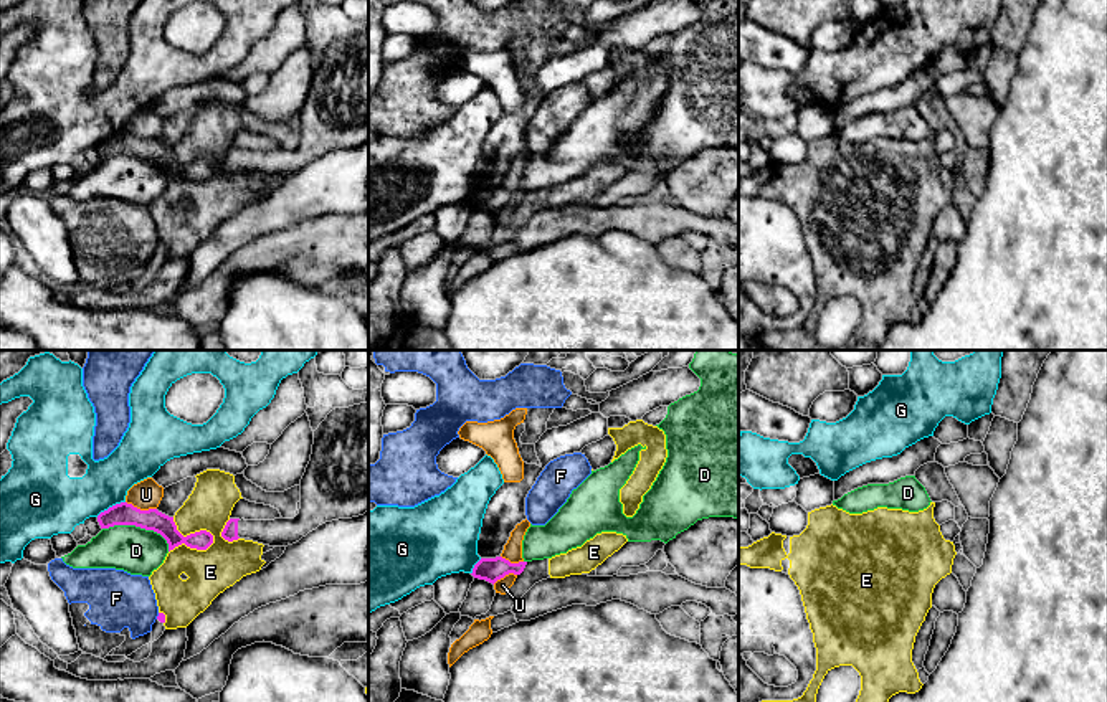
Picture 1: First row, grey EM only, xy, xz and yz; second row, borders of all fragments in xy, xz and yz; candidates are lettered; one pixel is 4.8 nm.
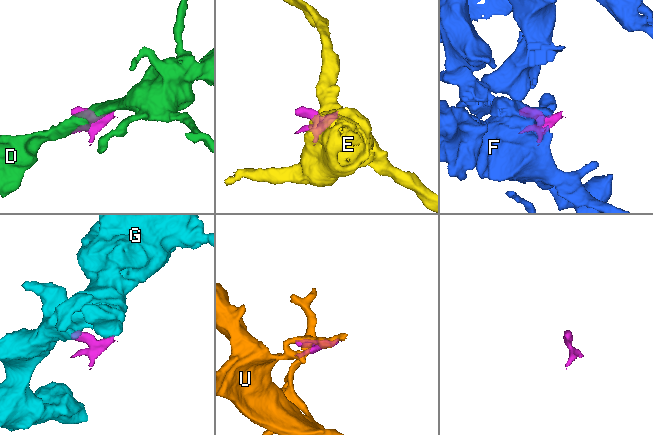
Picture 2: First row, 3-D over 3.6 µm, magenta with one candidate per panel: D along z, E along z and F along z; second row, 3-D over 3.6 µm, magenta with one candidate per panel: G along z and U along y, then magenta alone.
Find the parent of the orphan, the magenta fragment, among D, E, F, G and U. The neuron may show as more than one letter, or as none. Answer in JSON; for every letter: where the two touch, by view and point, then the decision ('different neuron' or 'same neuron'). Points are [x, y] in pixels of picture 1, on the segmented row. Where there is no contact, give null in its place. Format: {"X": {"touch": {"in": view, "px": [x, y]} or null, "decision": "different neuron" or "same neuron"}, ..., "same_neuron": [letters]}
{"D": {"touch": {"in": "xy", "px": [139, 526]}, "decision": "different neuron"}, "E": {"touch": {"in": "xy", "px": [192, 534]}, "decision": "different neuron"}, "F": {"touch": {"in": "xy", "px": [157, 616]}, "decision": "different neuron"}, "G": {"touch": {"in": "xy", "px": [109, 507]}, "decision": "different neuron"}, "U": {"touch": {"in": "xy", "px": [139, 509]}, "decision": "different neuron"}, "same_neuron": []}

